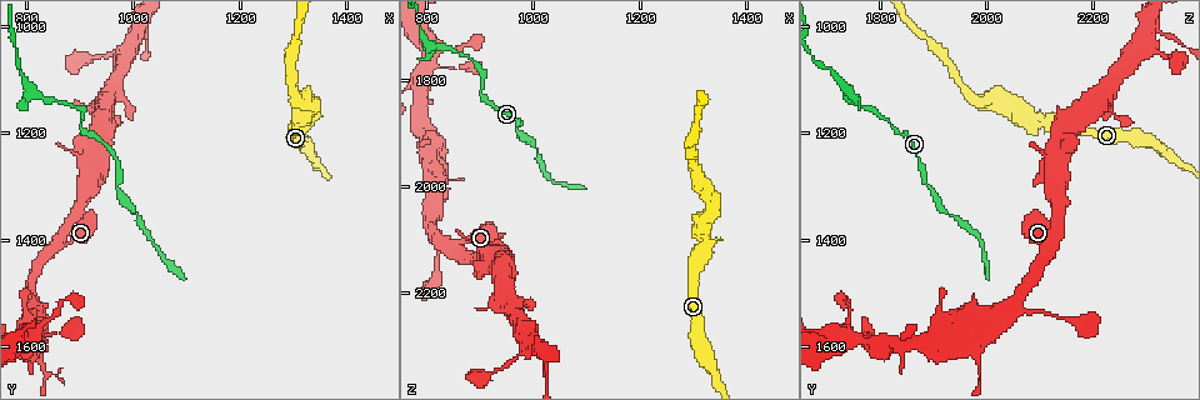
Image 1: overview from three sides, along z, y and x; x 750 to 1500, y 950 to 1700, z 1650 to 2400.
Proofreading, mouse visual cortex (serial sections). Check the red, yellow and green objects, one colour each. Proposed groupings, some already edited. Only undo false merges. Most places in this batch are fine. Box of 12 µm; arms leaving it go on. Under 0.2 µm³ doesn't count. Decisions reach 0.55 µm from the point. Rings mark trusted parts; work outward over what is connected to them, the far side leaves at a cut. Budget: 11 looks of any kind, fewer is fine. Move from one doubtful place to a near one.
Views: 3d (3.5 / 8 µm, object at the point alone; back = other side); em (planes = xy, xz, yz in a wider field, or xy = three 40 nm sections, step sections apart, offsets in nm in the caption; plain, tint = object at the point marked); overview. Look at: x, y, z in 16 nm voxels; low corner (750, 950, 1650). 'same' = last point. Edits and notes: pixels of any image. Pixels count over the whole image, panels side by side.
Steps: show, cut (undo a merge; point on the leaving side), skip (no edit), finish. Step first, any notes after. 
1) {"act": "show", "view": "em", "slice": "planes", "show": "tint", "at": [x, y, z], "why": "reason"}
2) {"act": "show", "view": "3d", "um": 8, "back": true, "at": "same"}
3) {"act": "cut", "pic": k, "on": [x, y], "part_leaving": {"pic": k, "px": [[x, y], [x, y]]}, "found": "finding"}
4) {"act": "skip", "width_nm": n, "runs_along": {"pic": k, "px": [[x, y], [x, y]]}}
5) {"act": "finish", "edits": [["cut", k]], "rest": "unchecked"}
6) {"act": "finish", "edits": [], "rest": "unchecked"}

{"act": "show", "view": "3d", "um": 8, "at": [905, 1165, 1800]}

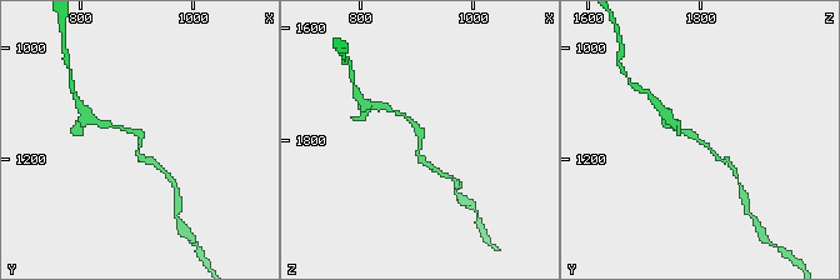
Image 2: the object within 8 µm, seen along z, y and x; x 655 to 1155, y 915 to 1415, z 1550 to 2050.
{"act": "show", "view": "em", "slice": "planes", "show": "tint", "at": [905, 1165, 1805], "why": "need the tissue"}

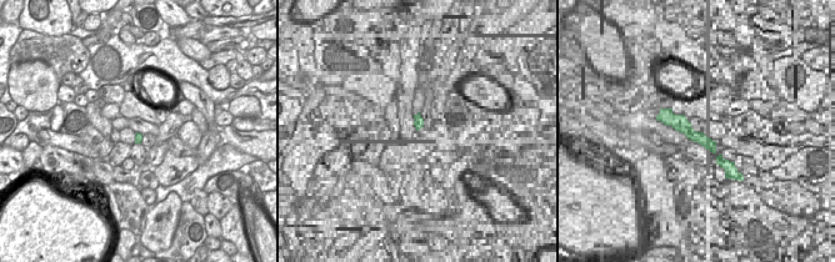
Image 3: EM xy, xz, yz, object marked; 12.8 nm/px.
{"act": "skip", "width_nm": 100, "runs_along": {"pic": 2, "px": [[726, 159], [676, 128]]}, "found": "all the same cell"}

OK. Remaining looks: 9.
{"act": "show", "view": "3d", "um": 3.5, "back": true, "at": [1315, 1175, 2105]}

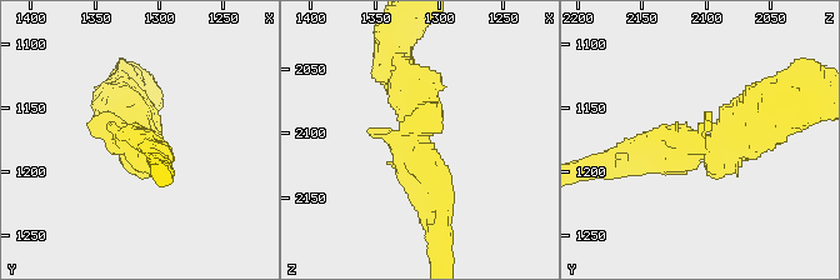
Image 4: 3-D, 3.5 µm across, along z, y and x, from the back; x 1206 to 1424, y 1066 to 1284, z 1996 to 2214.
{"act": "show", "view": "em", "slice": "xy", "step": 2, "show": "plain", "at": [1318, 1180, 2102]}

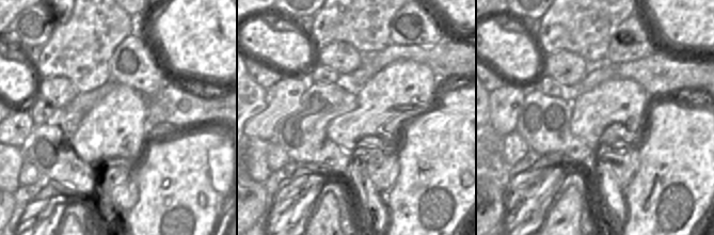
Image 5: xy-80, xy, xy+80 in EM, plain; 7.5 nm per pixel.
{"act": "show", "view": "em", "slice": "xy", "step": 2, "show": "tint", "at": "same", "why": "where the object lies"}

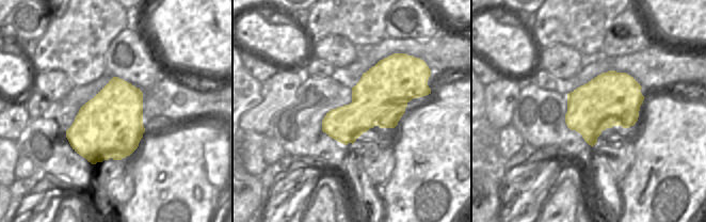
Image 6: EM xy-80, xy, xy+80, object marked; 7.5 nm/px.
{"act": "skip", "runs_along": {"pic": 4, "px": [[630, 156], [720, 149], [765, 110]]}, "found": "all the same cell"}

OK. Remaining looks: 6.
{"act": "show", "view": "3d", "um": 3.5, "back": true, "at": [1020, 1005, 2315], "why": "sharp bend"}

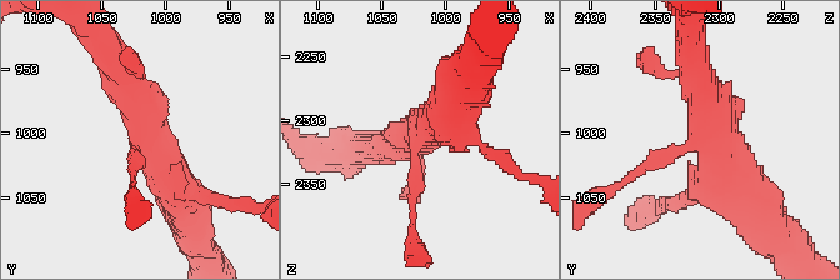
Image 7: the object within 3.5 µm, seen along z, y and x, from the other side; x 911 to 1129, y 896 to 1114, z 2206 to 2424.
{"act": "show", "view": "em", "slice": "xy", "step": 5, "show": "tint", "at": [1020, 1004, 2318]}

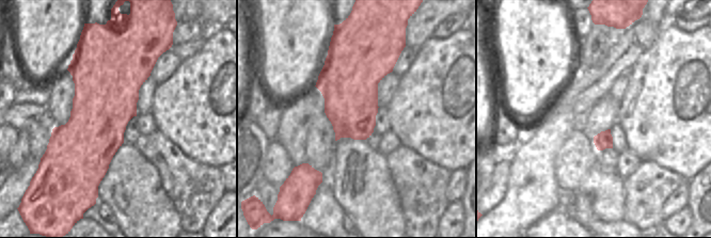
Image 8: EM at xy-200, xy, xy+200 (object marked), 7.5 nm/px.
{"act": "skip", "width_nm": 420, "runs_along": {"pic": 7, "px": [[456, 103], [414, 148], [414, 211]]}, "found": "all the same cell"}

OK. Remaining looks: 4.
{"act": "show", "view": "3d", "um": 3.5, "at": [805, 1520, 2055], "why": "abrupt turn"}

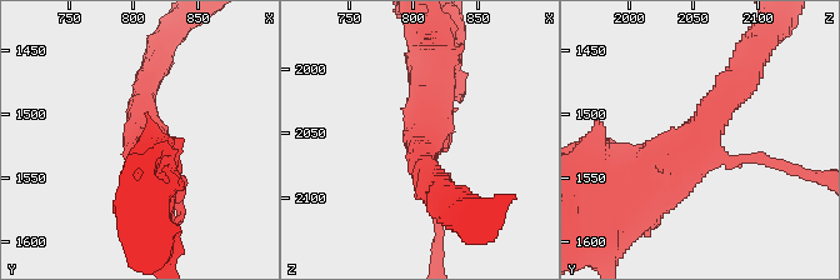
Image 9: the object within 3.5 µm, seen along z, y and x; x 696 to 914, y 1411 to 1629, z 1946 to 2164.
{"act": "show", "view": "em", "slice": "xy", "step": 3, "show": "tint", "at": [810, 1518, 2054]}

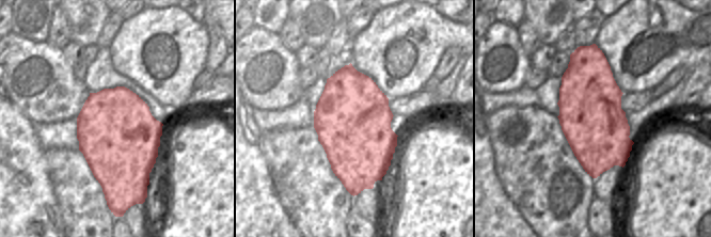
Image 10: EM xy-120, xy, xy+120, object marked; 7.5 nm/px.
{"act": "skip", "width_nm": 600, "runs_along": {"pic": 9, "px": [[746, 69], [691, 145], [628, 176]]}, "found": "continuous, no second cell"}

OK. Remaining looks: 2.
{"act": "finish", "edits": [], "rest": "unchecked"}

